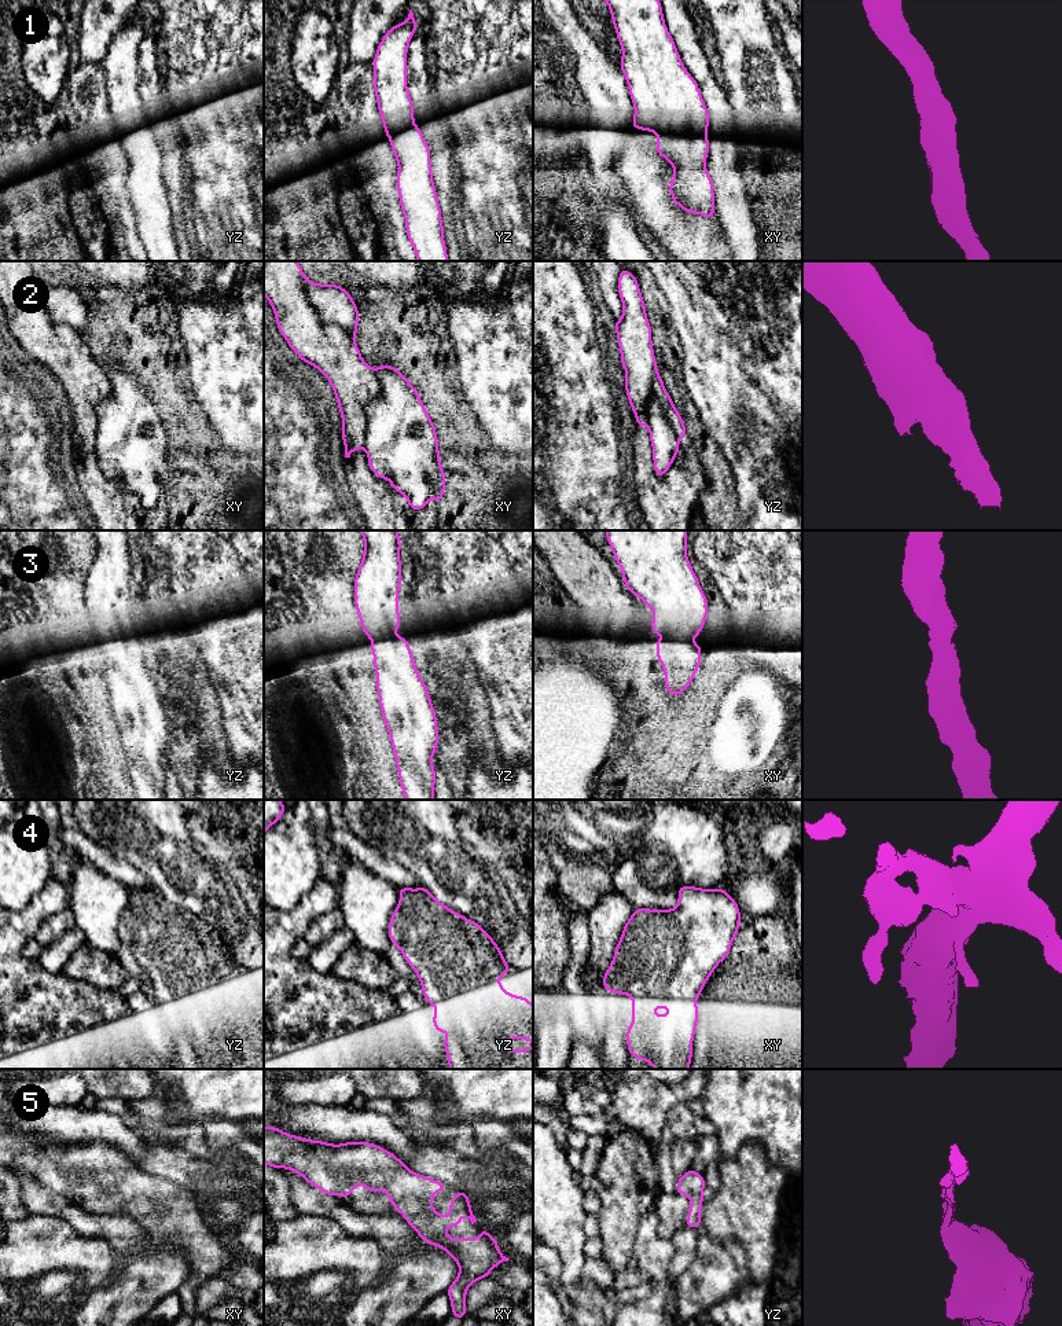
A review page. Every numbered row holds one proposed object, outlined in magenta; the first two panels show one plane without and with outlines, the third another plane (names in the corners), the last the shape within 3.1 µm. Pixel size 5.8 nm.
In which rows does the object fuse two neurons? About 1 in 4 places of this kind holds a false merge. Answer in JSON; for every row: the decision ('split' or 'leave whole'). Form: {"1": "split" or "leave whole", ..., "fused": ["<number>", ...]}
{"1": "leave whole", "2": "split", "3": "leave whole", "4": "leave whole", "5": "leave whole", "fused": ["2"]}

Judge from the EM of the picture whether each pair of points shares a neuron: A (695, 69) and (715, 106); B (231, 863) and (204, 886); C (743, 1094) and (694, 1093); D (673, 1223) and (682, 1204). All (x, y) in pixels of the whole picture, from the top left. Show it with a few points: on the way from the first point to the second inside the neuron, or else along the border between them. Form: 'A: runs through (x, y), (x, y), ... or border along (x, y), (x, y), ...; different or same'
A: runs through (705, 79), (713, 96); same
B: border along (212, 855), (228, 871), (243, 895); different
C: border along (706, 1083), (699, 1097); different
D: runs through (673, 1219), (673, 1212), (678, 1208); same

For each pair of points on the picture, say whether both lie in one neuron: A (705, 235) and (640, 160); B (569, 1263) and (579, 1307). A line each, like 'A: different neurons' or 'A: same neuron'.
A: same neuron
B: different neurons

